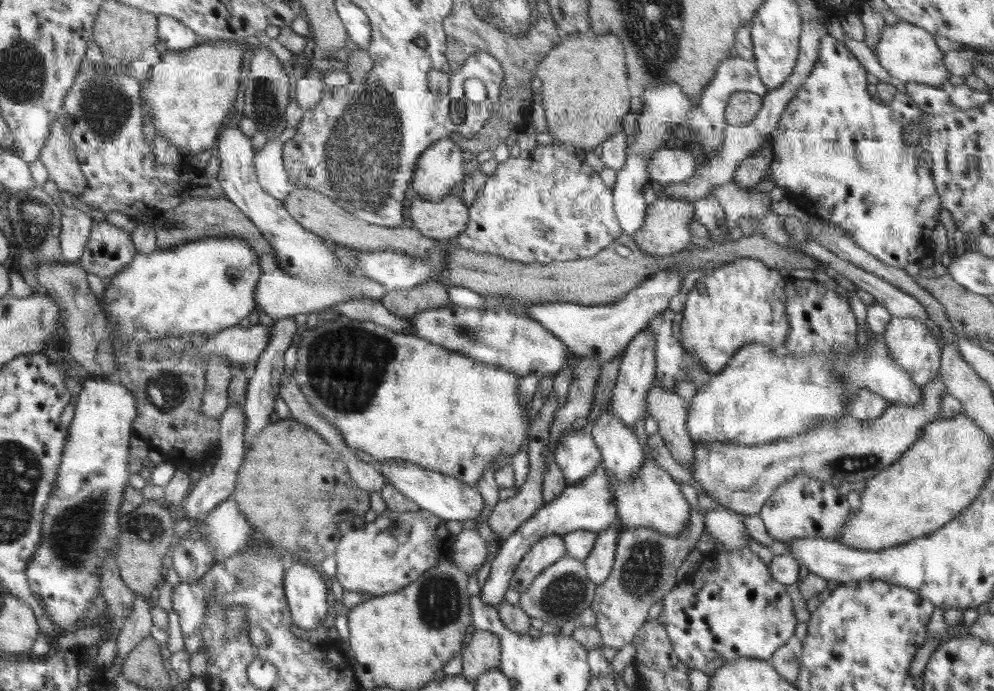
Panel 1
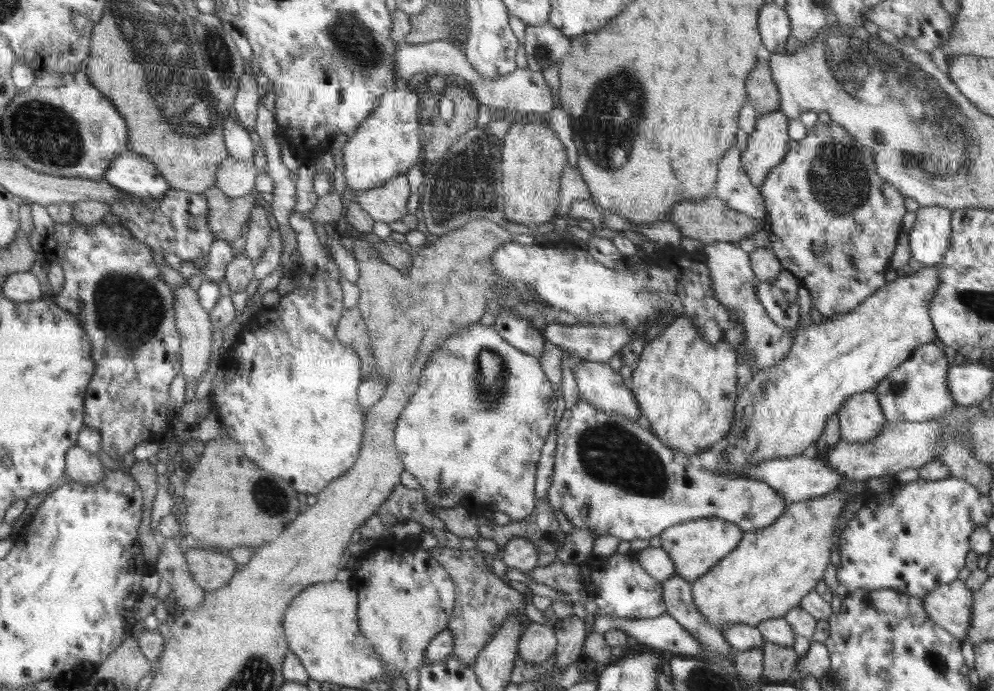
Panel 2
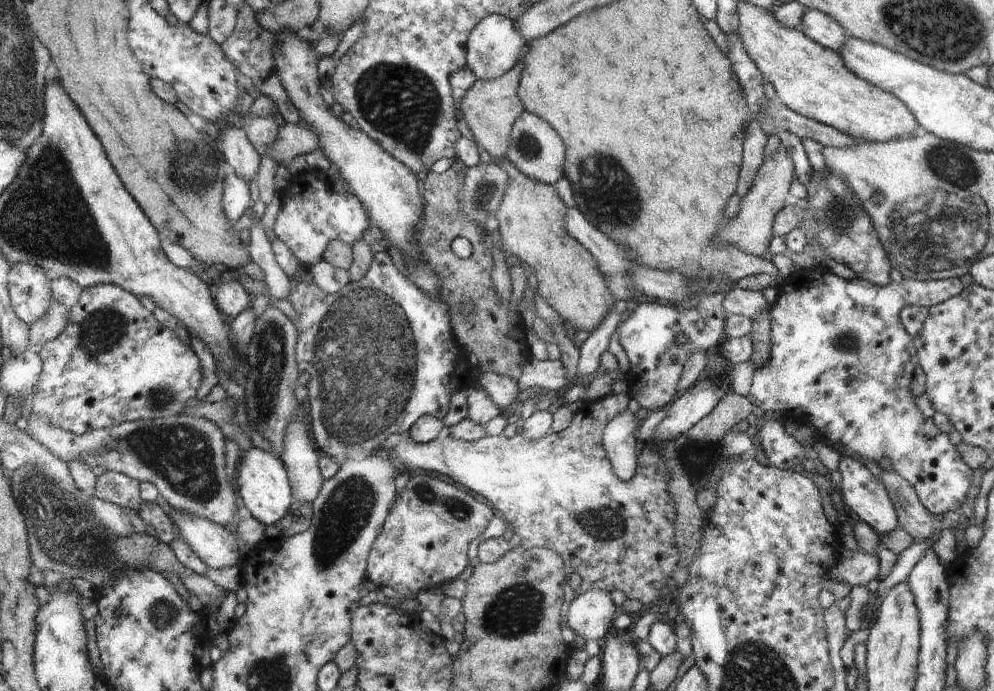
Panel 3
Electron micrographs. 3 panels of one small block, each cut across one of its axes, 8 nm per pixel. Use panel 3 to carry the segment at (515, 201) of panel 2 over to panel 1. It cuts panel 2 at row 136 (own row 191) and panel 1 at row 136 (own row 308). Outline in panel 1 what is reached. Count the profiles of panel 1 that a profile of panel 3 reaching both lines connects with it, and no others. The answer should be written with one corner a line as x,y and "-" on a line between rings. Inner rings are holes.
570,33
564,41
552,47
537,67
537,76
542,81
538,94
544,105
549,133
556,142
567,143
572,148
581,148
588,152
600,143
610,139
614,132
622,128
622,118
630,112
630,96
626,84
626,64
624,64
624,48
622,42
614,34
590,36
582,33

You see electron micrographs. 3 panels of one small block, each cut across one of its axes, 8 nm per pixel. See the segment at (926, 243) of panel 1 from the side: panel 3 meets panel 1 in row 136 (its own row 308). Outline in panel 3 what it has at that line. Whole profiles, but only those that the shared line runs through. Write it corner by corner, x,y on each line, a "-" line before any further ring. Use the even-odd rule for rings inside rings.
829,272
822,275
822,280
814,280
808,285
796,287
788,284
781,288
779,297
774,304
770,305
771,314
771,355
769,361
762,368
756,368
754,371
753,381
750,387
750,402
758,408
762,408
764,412
784,413
790,408
796,408
796,404
800,404
800,408
806,410
812,426
815,428
818,437
838,451
844,448
848,454
852,456
860,456
862,460
870,460
870,462
878,462
880,458
891,458
893,470
896,471
904,480
907,480
916,491
918,498
922,504
932,513
936,515
946,514
948,511
963,511
964,502
968,502
968,490
972,490
972,482
976,482
976,470
972,470
958,454
958,451
950,438
943,433
933,421
932,417
924,418
922,412
916,406
916,398
910,392
910,382
912,382
912,374
914,369
919,365
916,358
918,352
912,346
913,338
906,334
906,328
902,323
902,310
904,307
916,305
917,307
931,307
953,296
956,296
964,288
958,276
951,279
927,280
906,277
901,282
891,282
887,285
880,286
864,279
847,280

